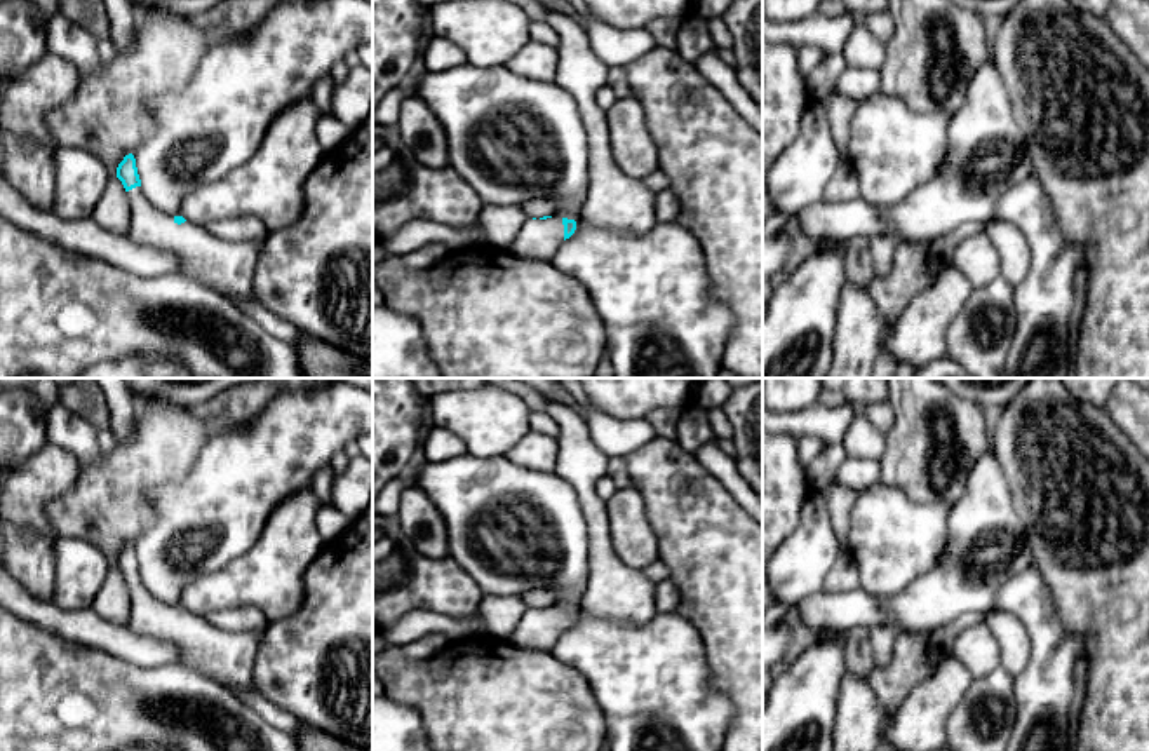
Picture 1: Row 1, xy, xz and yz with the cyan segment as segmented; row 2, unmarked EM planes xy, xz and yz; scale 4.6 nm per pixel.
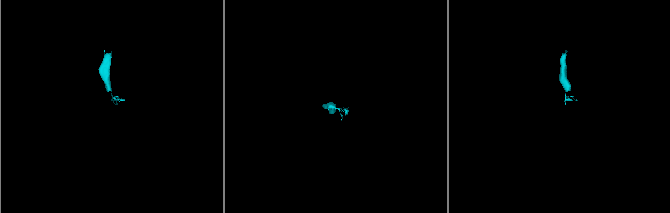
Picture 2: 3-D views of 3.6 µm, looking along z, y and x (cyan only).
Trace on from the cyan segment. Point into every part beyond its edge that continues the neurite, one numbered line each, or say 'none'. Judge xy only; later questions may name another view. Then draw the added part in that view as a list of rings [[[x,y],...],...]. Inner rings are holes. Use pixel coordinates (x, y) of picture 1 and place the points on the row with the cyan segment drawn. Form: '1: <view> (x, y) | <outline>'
1: xy (227, 267) | [[[136,186],[127,192],[131,202],[131,227],[127,239],[134,244],[151,246],[176,254],[181,261],[181,274],[212,288],[223,296],[254,298],[254,270],[263,246],[256,242],[228,242],[214,237],[205,227],[185,221],[178,225],[174,216],[155,209]]]

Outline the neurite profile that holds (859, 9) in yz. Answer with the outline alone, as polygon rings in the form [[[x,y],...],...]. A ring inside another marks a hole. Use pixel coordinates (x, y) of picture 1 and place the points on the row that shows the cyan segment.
[[[832,0],[839,3],[844,12],[862,21],[870,14],[877,14],[890,9],[890,0]]]

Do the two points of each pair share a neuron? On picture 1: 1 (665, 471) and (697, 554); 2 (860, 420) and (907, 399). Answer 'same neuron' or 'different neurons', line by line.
1: same neuron
2: different neurons

